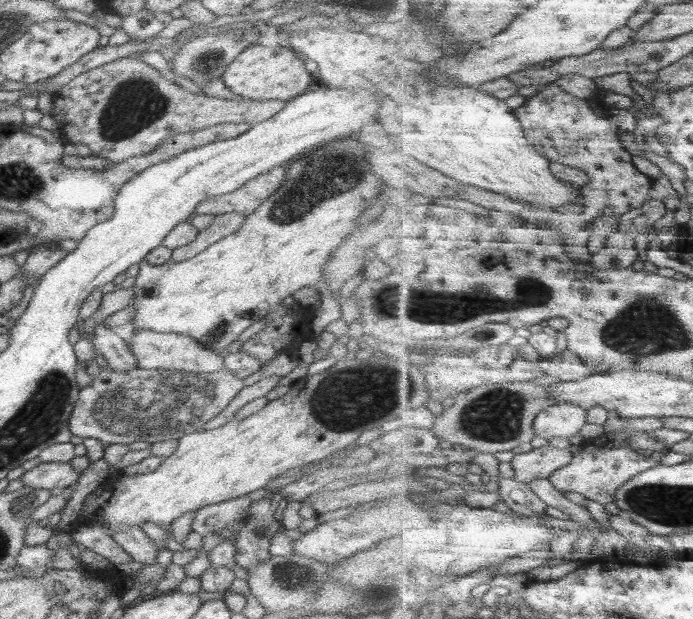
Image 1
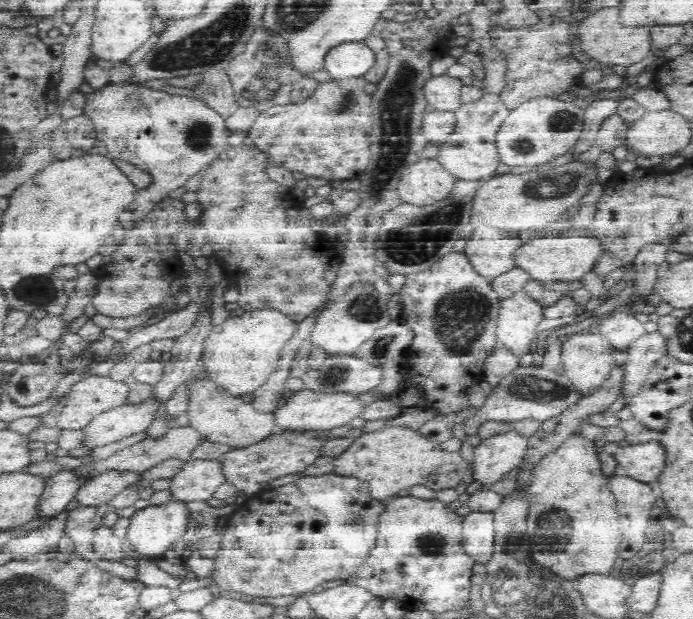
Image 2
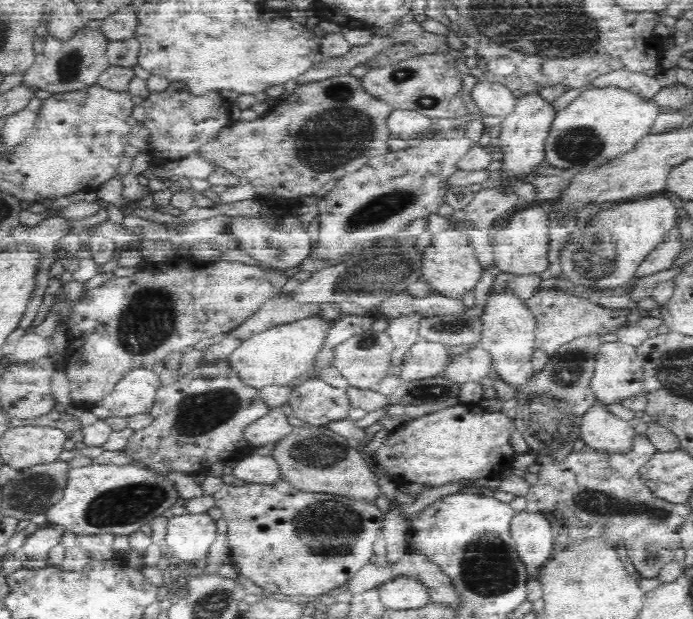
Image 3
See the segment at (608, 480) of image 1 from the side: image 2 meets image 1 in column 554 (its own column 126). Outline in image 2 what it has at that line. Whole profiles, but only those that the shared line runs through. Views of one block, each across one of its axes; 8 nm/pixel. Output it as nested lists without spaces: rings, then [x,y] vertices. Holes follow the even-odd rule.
[[[108,472],[90,477],[85,484],[79,486],[74,500],[78,506],[100,506],[109,503],[126,484],[138,480],[134,473]]]

